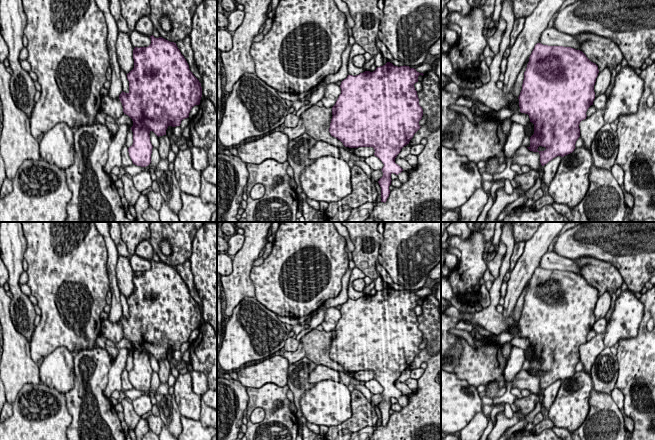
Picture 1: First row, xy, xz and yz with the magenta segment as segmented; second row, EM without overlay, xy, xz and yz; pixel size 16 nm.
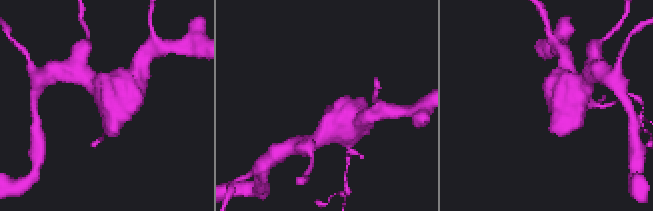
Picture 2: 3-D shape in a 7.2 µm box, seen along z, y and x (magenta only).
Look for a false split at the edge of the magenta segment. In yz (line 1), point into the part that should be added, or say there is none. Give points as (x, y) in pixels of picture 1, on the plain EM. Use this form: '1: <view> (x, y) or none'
1: none

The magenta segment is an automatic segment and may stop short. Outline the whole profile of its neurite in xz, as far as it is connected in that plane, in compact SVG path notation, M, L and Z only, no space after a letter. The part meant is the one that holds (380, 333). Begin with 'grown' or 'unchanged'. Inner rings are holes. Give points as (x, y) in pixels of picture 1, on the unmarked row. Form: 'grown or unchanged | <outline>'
unchanged | M387 286L377 291L375 295L365 295L359 299L348 299L341 306L341 318L332 331L332 343L329 356L340 364L345 371L373 371L374 379L384 388L381 393L383 400L378 407L381 411L381 426L389 421L391 398L398 399L403 393L395 387L395 382L401 373L409 368L414 358L420 353L419 345L423 333L414 308L418 300L424 299L409 290L394 290Z

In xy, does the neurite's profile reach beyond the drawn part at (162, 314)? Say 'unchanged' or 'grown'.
unchanged

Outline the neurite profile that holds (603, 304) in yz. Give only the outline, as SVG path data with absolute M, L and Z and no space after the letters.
M605 292L598 297L596 306L594 309L595 321L605 318L611 306L611 295L609 292Z

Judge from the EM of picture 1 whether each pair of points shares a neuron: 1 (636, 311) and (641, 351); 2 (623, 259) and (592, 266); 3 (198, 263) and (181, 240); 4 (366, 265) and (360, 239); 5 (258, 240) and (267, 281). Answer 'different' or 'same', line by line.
1: different
2: different
3: different
4: same
5: different

